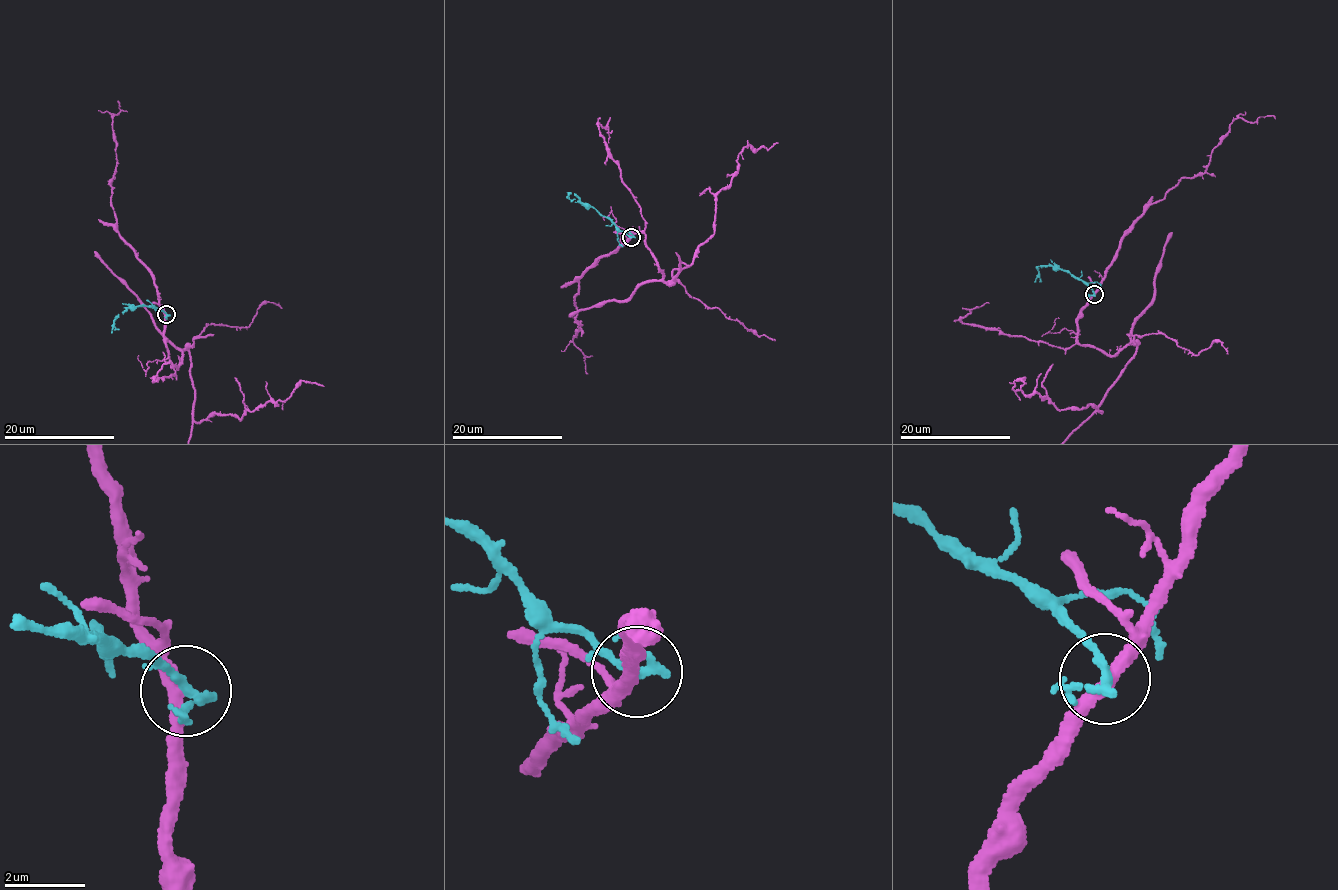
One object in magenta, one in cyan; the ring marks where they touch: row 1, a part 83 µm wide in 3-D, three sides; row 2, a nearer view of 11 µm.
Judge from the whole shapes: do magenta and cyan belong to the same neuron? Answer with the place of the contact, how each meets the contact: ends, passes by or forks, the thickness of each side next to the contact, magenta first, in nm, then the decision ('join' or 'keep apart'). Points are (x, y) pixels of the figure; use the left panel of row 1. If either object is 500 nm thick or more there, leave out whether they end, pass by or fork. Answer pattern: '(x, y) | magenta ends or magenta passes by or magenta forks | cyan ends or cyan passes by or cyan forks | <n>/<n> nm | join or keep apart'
(166, 314) | magenta passes by | cyan passes by | 320/220 nm | keep apart

